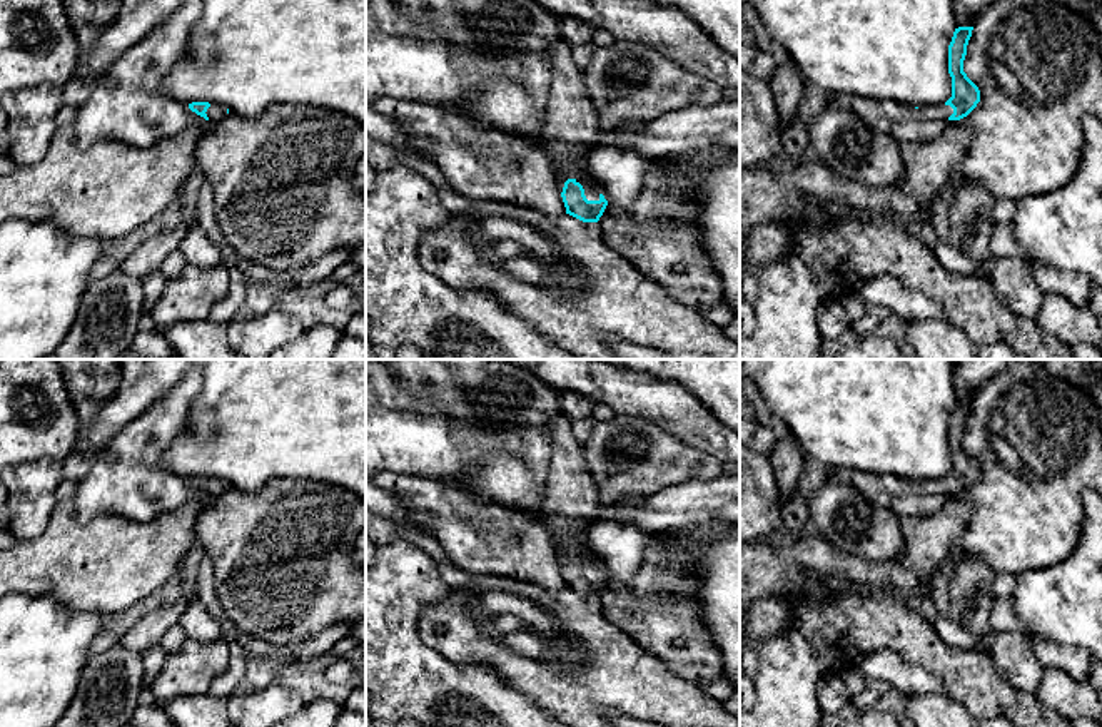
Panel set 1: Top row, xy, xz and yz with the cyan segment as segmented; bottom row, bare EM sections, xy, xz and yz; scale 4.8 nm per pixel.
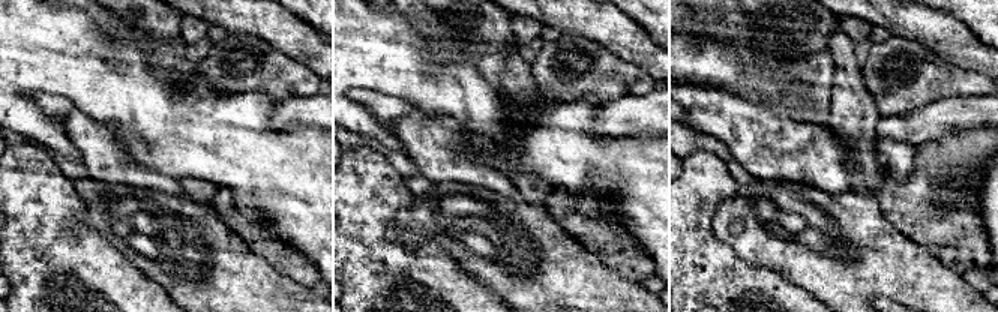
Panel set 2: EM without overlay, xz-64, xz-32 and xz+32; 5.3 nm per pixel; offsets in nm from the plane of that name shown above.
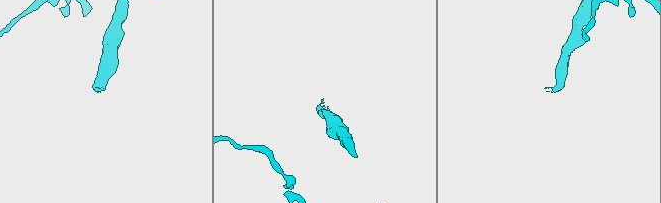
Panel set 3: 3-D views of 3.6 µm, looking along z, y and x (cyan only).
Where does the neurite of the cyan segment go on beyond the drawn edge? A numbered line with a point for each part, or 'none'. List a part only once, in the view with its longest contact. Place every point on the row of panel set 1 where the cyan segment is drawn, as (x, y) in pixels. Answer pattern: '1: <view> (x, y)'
1: xz (571, 126)

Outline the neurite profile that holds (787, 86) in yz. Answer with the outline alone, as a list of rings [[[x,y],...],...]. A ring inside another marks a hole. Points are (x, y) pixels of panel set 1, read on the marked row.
[[[776,65],[768,84],[775,95],[783,132],[793,117],[798,115],[798,104],[803,95],[803,80],[795,65]]]

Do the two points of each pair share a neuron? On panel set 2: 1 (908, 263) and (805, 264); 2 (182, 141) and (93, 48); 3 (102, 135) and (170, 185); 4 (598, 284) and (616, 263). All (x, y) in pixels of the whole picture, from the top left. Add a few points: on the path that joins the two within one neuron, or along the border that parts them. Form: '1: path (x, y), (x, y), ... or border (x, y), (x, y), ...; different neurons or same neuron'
1: path (883, 264), (863, 264), (853, 270), (830, 270); same neuron
2: path (158, 119), (111, 72); same neuron
3: path (113, 153), (134, 174), (152, 180); same neuron
4: border (599, 254), (608, 266), (641, 285); different neurons

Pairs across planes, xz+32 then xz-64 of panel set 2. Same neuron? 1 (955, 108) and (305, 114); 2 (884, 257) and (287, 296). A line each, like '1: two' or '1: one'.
1: one
2: one

